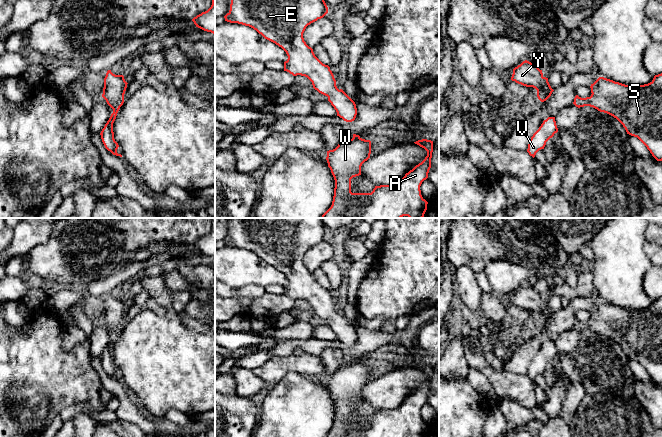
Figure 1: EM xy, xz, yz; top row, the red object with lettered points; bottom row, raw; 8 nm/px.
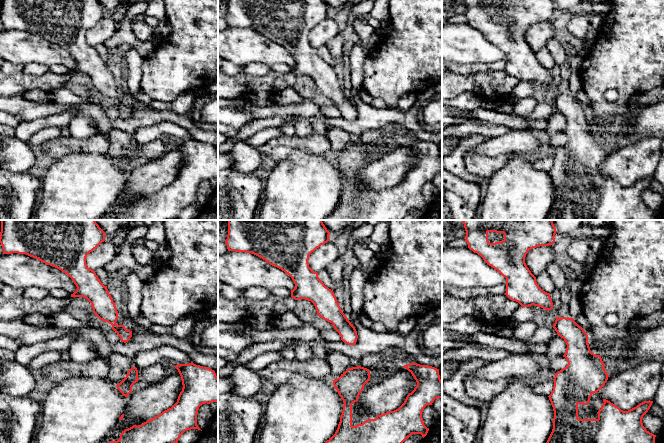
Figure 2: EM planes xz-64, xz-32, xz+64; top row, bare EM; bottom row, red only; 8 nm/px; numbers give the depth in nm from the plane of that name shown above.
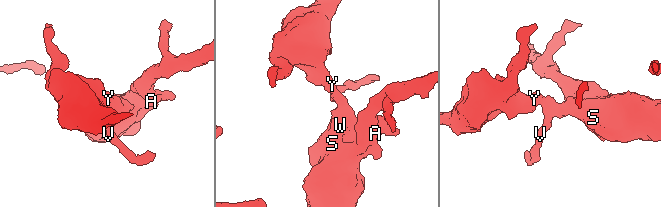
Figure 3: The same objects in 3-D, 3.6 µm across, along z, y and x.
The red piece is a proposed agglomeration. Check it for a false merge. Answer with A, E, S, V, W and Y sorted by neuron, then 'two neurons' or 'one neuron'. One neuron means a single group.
groups A E S V W Y; one neuron

